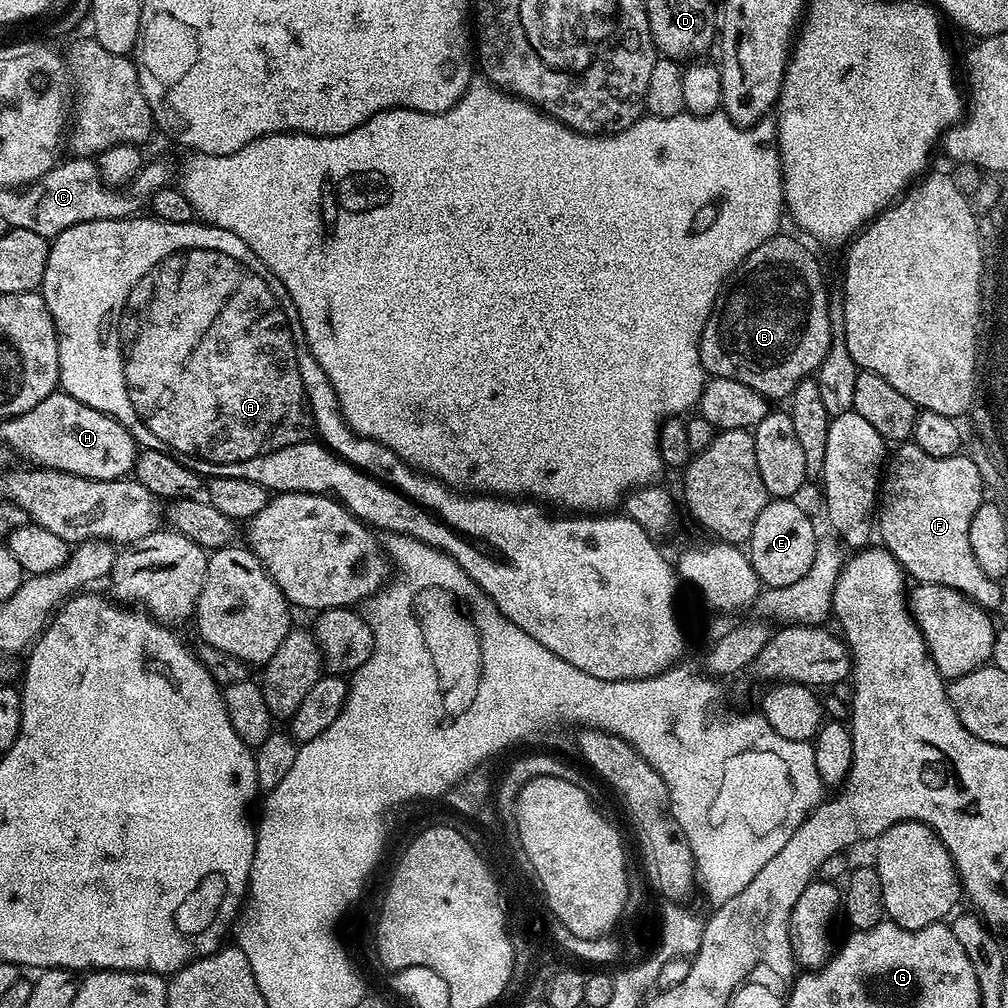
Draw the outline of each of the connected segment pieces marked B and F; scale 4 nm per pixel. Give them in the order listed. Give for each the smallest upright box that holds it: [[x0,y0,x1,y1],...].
[[700,234,830,402],[878,442,1004,610]]

